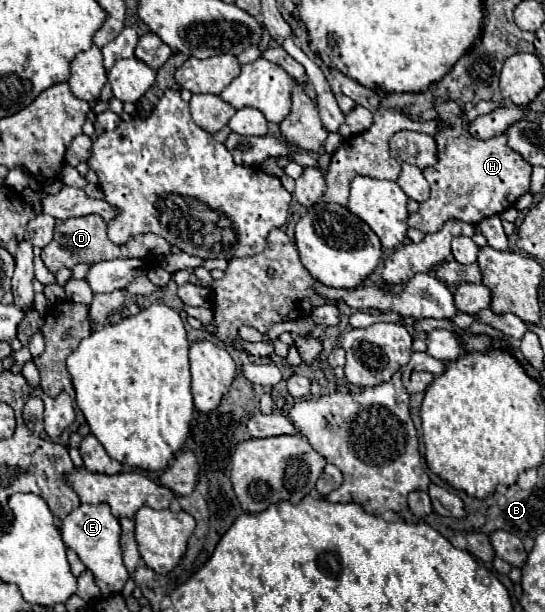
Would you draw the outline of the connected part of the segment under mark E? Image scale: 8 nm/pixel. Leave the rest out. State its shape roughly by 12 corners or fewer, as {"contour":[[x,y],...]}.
{"contour":[[81,504],[61,538],[103,596],[129,580],[121,526],[107,504]]}

